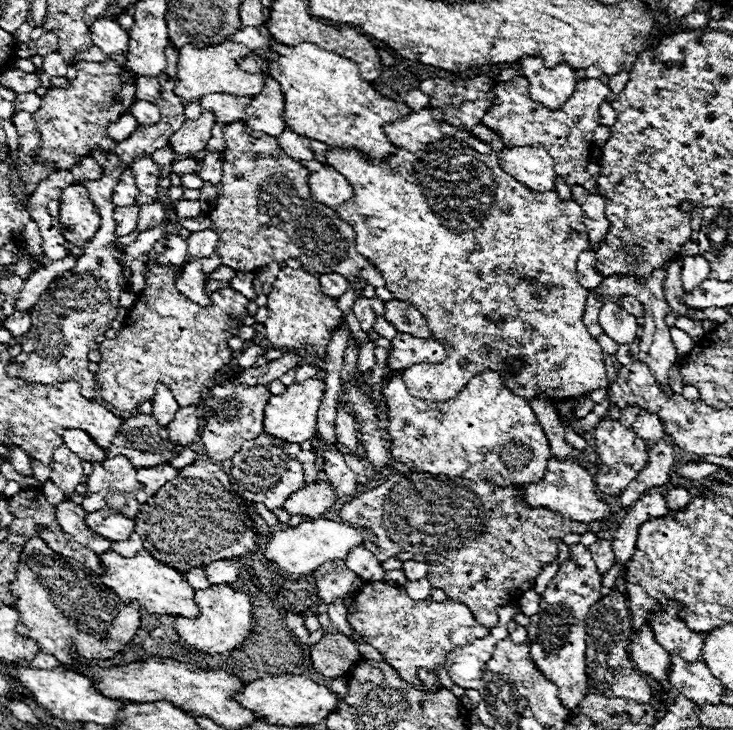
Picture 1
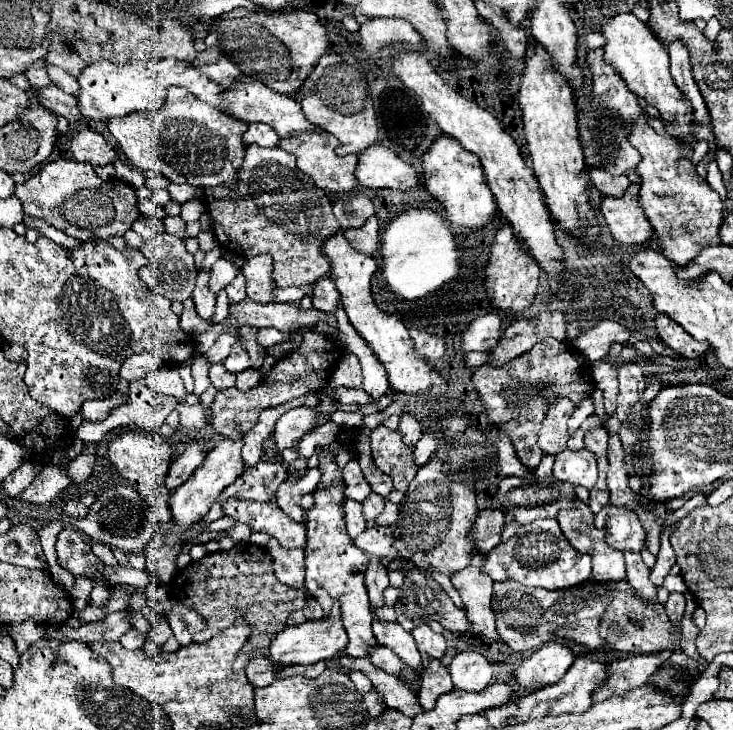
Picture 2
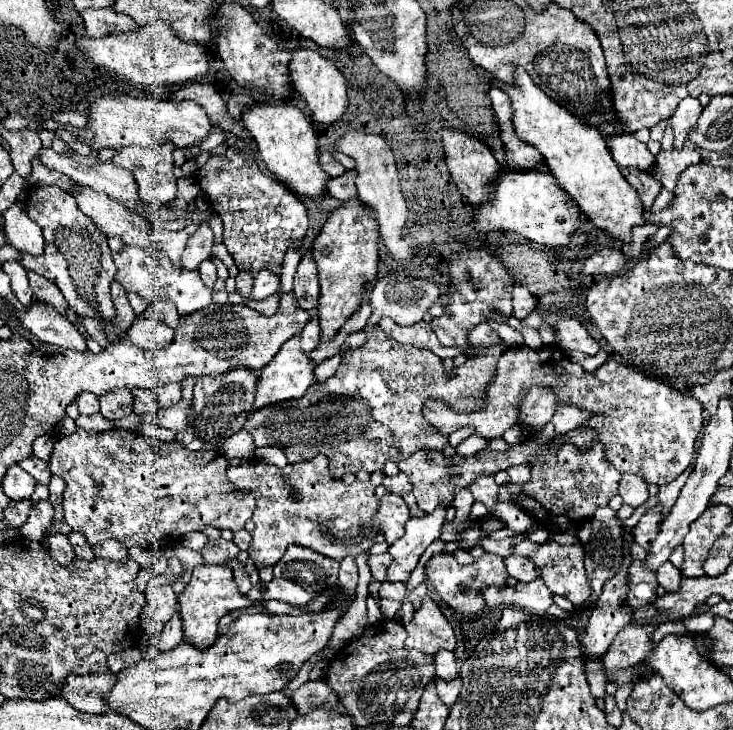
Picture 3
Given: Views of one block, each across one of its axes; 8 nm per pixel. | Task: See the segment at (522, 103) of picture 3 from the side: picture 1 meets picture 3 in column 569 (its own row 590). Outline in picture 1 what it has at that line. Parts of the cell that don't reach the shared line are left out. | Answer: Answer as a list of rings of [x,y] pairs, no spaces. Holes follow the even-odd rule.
[[[140,550],[132,558],[124,558],[116,552],[104,552],[98,556],[100,564],[104,566],[104,574],[100,574],[100,580],[122,600],[138,600],[140,608],[150,612],[150,614],[172,614],[172,616],[184,616],[184,618],[194,618],[200,610],[194,602],[194,588],[186,582],[186,578],[170,568],[160,564],[156,558],[152,558],[146,550]]]

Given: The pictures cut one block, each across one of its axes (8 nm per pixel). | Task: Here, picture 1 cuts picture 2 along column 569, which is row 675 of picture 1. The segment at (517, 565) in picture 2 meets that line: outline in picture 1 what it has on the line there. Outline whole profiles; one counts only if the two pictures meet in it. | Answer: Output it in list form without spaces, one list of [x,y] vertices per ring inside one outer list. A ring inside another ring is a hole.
[[[574,544],[570,546],[570,560],[564,562],[560,566],[560,570],[556,572],[556,576],[552,578],[552,582],[548,584],[548,588],[540,594],[540,610],[536,616],[530,616],[530,624],[526,626],[528,632],[528,642],[530,642],[530,656],[532,662],[536,664],[536,668],[558,686],[560,692],[560,700],[562,704],[572,710],[580,704],[580,700],[588,694],[588,674],[586,674],[586,614],[590,610],[590,604],[600,600],[600,586],[602,586],[602,576],[596,572],[596,566],[592,562],[592,556],[588,552],[586,546],[582,544]]]

